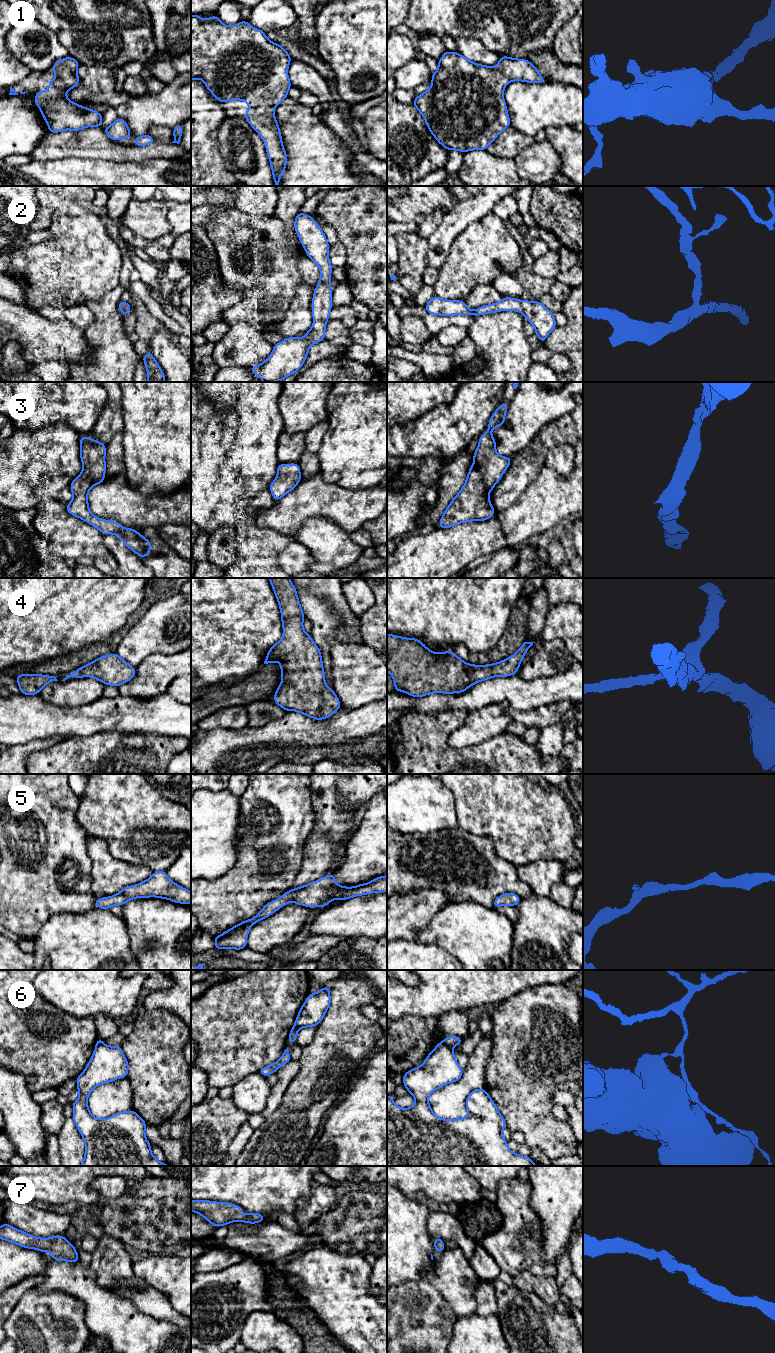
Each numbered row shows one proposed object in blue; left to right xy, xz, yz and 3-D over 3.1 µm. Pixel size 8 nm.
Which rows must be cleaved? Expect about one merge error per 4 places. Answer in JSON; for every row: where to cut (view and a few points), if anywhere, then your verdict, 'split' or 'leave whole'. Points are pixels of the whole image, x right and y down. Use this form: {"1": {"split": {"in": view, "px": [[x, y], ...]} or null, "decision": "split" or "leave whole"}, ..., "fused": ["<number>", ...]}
{"1": {"split": null, "decision": "leave whole"}, "2": {"split": null, "decision": "leave whole"}, "3": {"split": null, "decision": "leave whole"}, "4": {"split": null, "decision": "leave whole"}, "5": {"split": null, "decision": "leave whole"}, "6": {"split": {"in": "yz", "px": [[442, 1041], [450, 1048]]}, "decision": "split"}, "7": {"split": null, "decision": "leave whole"}, "fused": ["6"]}

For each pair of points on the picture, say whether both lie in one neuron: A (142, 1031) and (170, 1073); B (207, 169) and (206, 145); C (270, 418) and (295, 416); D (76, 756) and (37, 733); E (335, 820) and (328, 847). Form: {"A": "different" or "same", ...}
{"A": "same", "B": "same", "C": "different", "D": "different", "E": "same"}

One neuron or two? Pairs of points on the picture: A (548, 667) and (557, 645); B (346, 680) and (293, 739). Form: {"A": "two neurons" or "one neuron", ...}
{"A": "one neuron", "B": "two neurons"}

